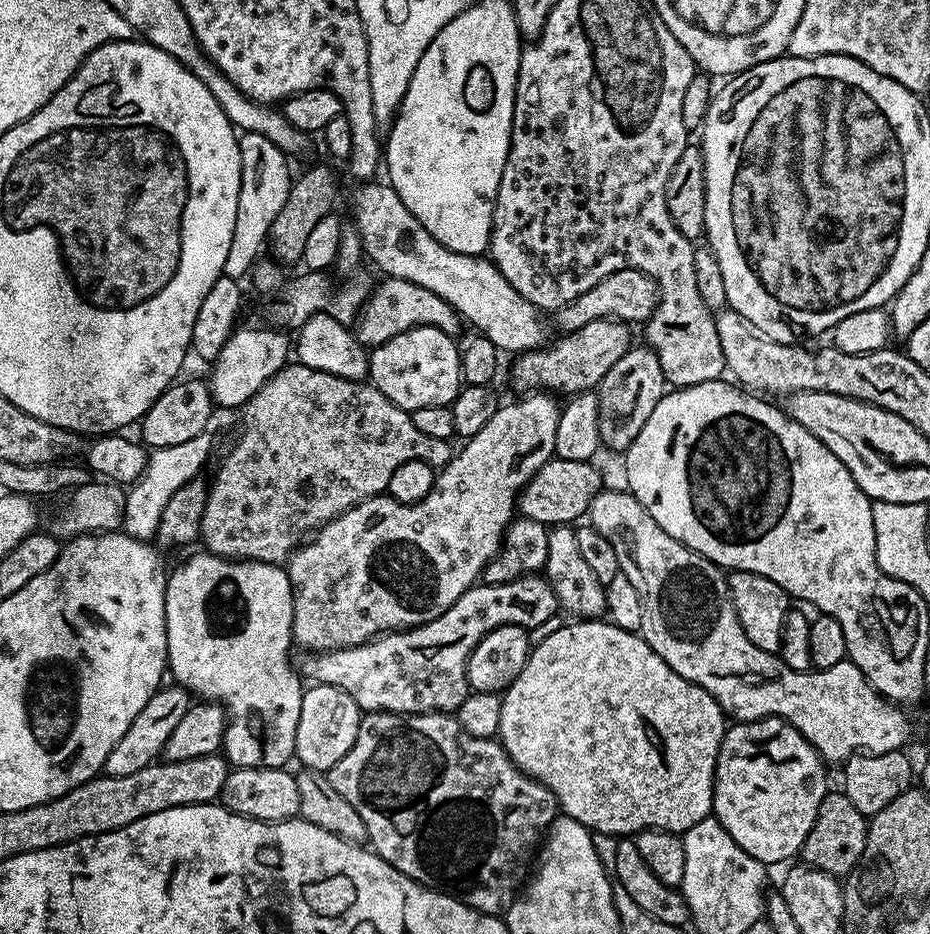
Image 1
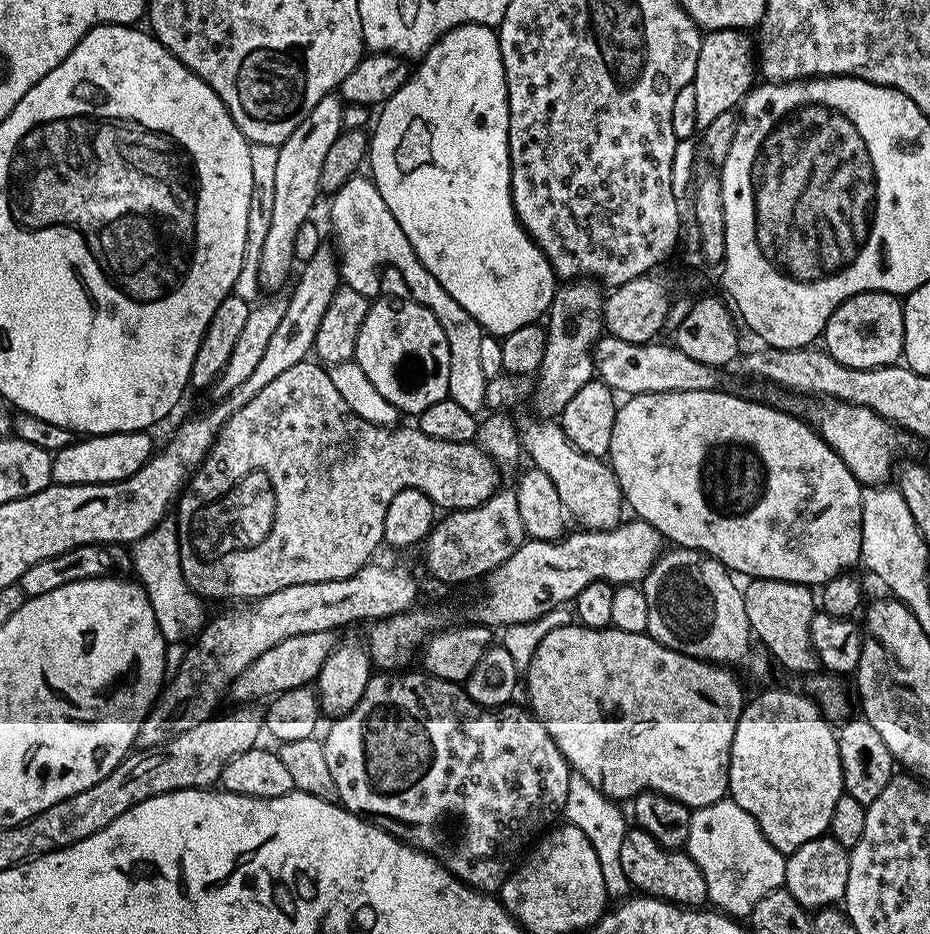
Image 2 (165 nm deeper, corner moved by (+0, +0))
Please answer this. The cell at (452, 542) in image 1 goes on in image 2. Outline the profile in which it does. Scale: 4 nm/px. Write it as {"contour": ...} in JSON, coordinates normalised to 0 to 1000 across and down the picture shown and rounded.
{"contour":[[[632,298],[606,302],[599,307],[587,335],[587,380],[574,407],[574,434],[582,446],[597,446],[641,403],[637,376],[649,353],[649,318],[646,305]]]}

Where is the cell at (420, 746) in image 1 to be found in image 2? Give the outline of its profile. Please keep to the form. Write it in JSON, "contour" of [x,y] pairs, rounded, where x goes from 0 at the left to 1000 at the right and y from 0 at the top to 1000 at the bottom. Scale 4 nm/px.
{"contour":[[[413,717],[401,723],[385,756],[381,756],[381,760],[376,760],[370,767],[358,770],[357,781],[354,782],[353,788],[347,789],[351,817],[355,830],[359,832],[359,842],[363,842],[365,860],[373,869],[390,874],[396,881],[406,884],[412,891],[418,891],[427,899],[433,899],[449,911],[457,912],[459,916],[466,916],[483,936],[498,942],[513,955],[537,956],[540,944],[544,944],[544,940],[556,929],[557,922],[565,915],[569,905],[603,877],[609,863],[613,830],[611,815],[600,803],[596,790],[591,790],[585,774],[577,767],[573,767],[567,757],[519,758],[505,747],[498,734],[483,728],[459,723],[452,717],[434,719],[431,724],[425,724],[426,722],[425,718]]]}

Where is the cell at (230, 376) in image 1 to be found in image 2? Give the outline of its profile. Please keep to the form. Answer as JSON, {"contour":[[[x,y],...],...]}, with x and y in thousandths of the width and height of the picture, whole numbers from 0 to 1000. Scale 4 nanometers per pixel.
{"contour":[[[348,101],[341,107],[344,108],[337,116],[334,112],[328,119],[325,131],[320,131],[316,135],[316,139],[311,141],[308,152],[303,152],[299,156],[299,175],[297,175],[295,190],[295,226],[290,238],[290,247],[286,251],[286,256],[282,263],[282,276],[277,276],[280,307],[292,315],[300,314],[304,309],[301,307],[305,303],[308,303],[306,305],[311,303],[310,290],[313,289],[314,283],[317,284],[319,282],[319,276],[316,272],[316,255],[320,253],[320,246],[337,234],[335,222],[339,221],[340,213],[346,210],[344,196],[346,195],[346,177],[351,169],[351,164],[354,163],[355,156],[363,148],[363,143],[370,140],[368,122],[372,112],[365,102]]]}

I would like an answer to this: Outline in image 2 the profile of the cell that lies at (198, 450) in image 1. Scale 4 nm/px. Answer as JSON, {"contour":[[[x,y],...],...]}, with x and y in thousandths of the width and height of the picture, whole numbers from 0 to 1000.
{"contour":[[[188,560],[172,561],[165,570],[141,584],[140,590],[145,620],[157,632],[161,649],[166,649],[166,662],[170,666],[170,675],[177,691],[198,690],[214,681],[222,667],[220,643],[211,637],[211,633],[203,627],[196,615],[196,597]]]}

